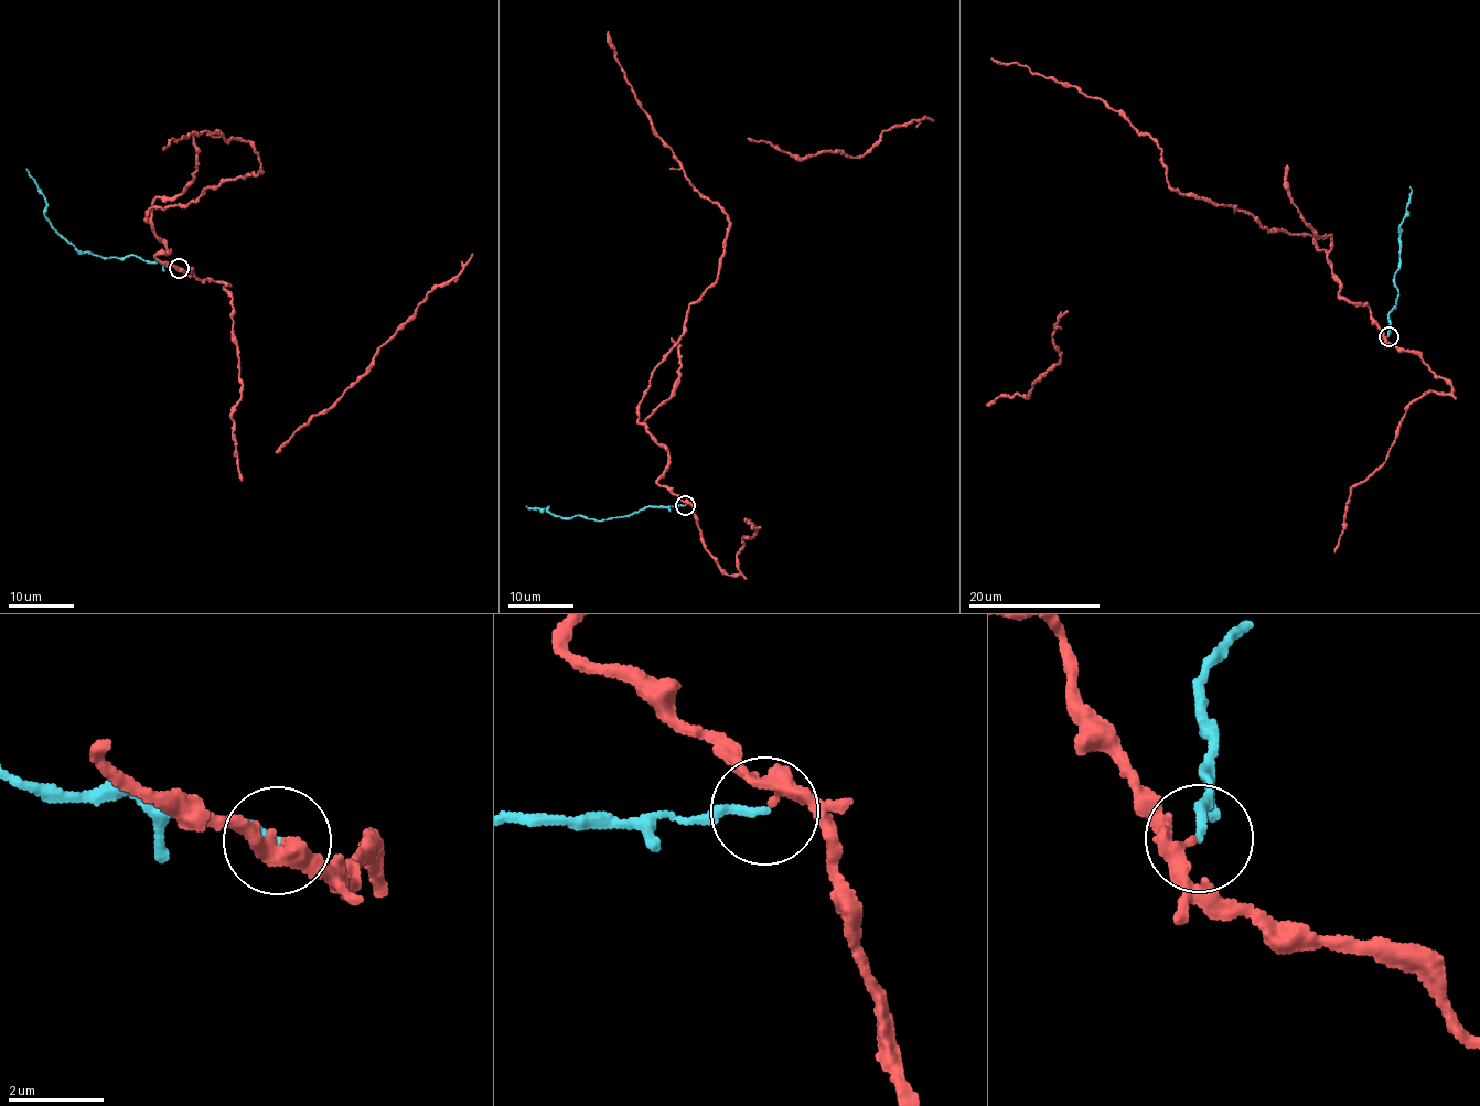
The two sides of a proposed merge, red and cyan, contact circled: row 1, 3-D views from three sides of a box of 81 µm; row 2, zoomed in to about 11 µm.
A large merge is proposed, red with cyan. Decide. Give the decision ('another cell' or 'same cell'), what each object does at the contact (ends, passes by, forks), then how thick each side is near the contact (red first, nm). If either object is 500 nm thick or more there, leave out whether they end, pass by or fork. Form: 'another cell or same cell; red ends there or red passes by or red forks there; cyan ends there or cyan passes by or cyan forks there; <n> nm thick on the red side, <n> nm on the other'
another cell; red passes by; cyan ends there; 280 nm thick on the red side, 150 nm on the other

